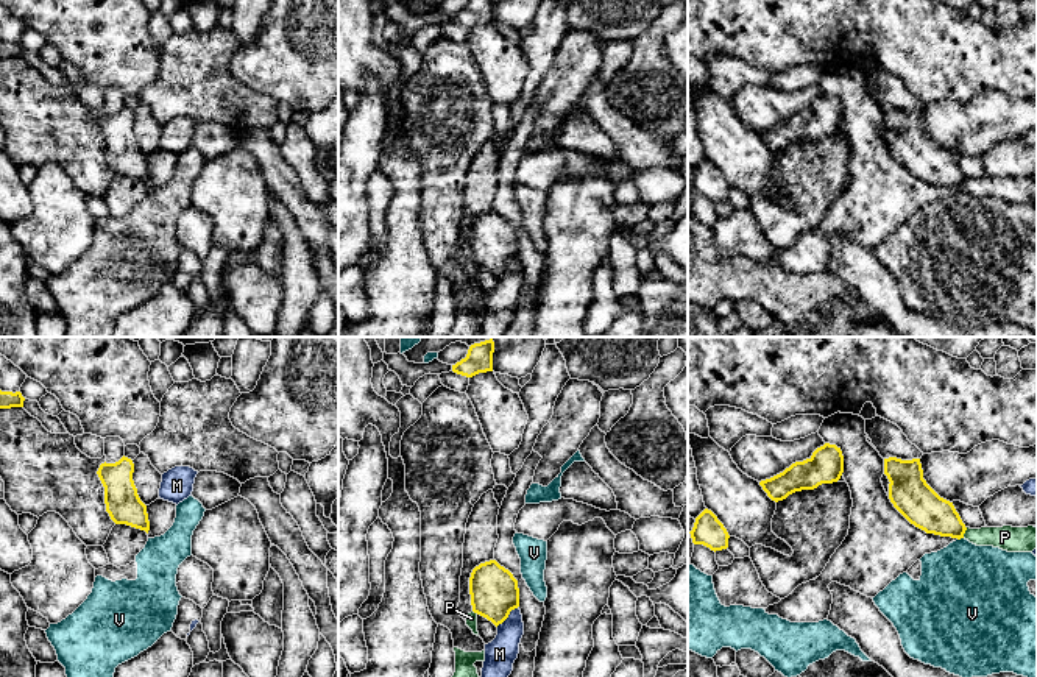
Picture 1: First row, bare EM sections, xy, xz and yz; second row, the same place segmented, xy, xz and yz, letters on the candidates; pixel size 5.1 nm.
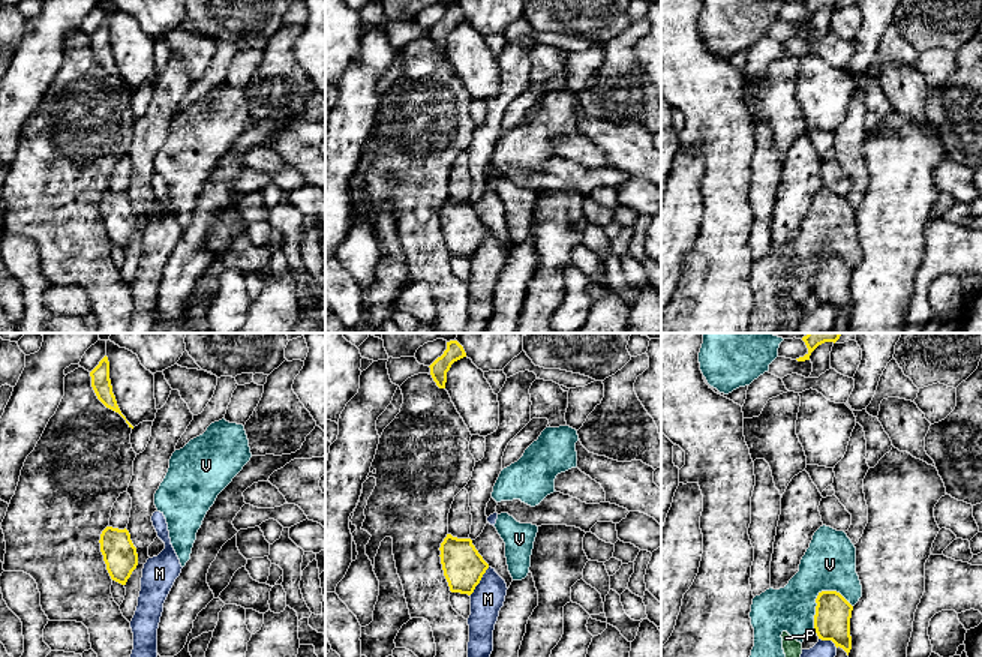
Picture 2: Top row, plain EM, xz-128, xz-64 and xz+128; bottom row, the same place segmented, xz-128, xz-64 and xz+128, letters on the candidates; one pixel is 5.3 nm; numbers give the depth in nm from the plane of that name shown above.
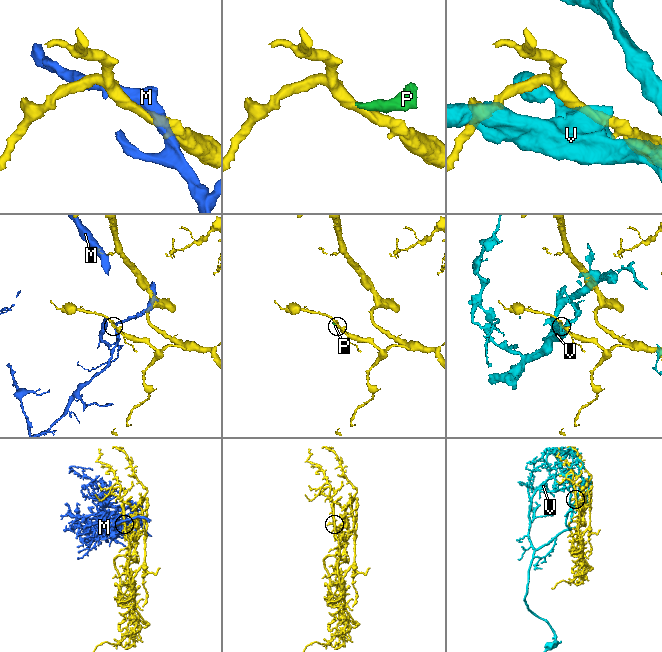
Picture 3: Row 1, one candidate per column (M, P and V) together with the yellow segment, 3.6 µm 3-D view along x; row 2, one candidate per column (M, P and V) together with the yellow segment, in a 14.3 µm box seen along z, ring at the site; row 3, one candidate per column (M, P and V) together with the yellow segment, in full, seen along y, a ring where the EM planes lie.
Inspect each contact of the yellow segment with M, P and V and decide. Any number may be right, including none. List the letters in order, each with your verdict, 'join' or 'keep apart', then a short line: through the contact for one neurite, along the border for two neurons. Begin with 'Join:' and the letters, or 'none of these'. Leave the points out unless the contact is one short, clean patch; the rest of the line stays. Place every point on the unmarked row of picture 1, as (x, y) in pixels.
Join: none of these
M: keep apart
P: keep apart; line yz (967, 178), (962, 187)
V: keep apart

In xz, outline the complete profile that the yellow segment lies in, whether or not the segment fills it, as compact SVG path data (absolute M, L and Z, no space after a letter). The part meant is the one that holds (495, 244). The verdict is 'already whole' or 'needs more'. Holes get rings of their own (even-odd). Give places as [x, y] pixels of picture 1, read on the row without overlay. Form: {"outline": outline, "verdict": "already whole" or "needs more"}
{"outline": "M496 211L480 214L472 220L469 245L472 262L496 278L508 268L511 261L519 257L518 231Z", "verdict": "already whole"}

